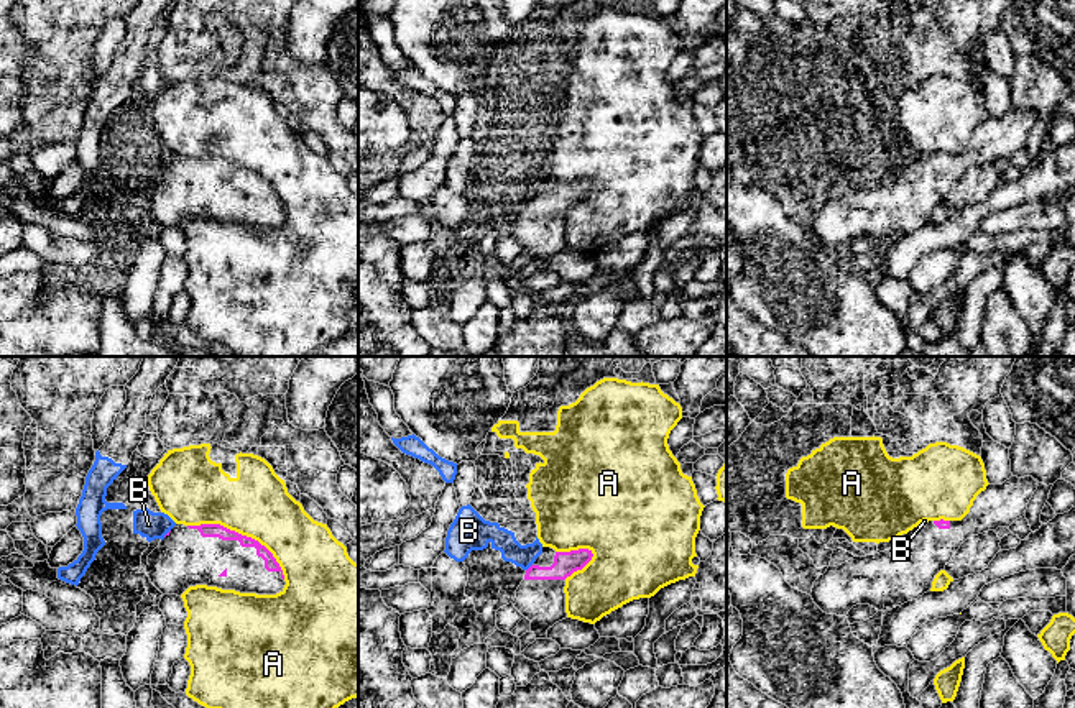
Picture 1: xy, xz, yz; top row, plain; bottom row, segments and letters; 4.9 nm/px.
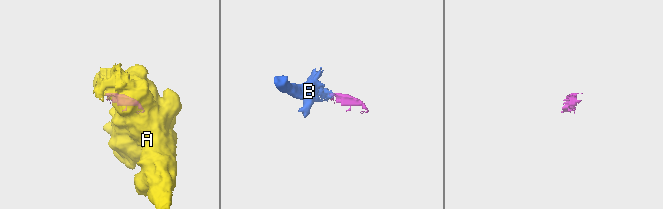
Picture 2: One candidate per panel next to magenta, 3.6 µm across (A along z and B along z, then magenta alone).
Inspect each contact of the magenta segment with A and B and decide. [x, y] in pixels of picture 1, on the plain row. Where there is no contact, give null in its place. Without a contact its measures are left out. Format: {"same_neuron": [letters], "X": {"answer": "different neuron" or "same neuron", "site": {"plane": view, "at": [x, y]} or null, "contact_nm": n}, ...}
{"same_neuron": [], "A": {"answer": "different neuron", "site": {"plane": "xy", "at": [240, 166]}, "contact_nm": 550}, "B": {"answer": "different neuron", "site": {"plane": "xz", "at": [530, 199]}, "contact_nm": 50}}

